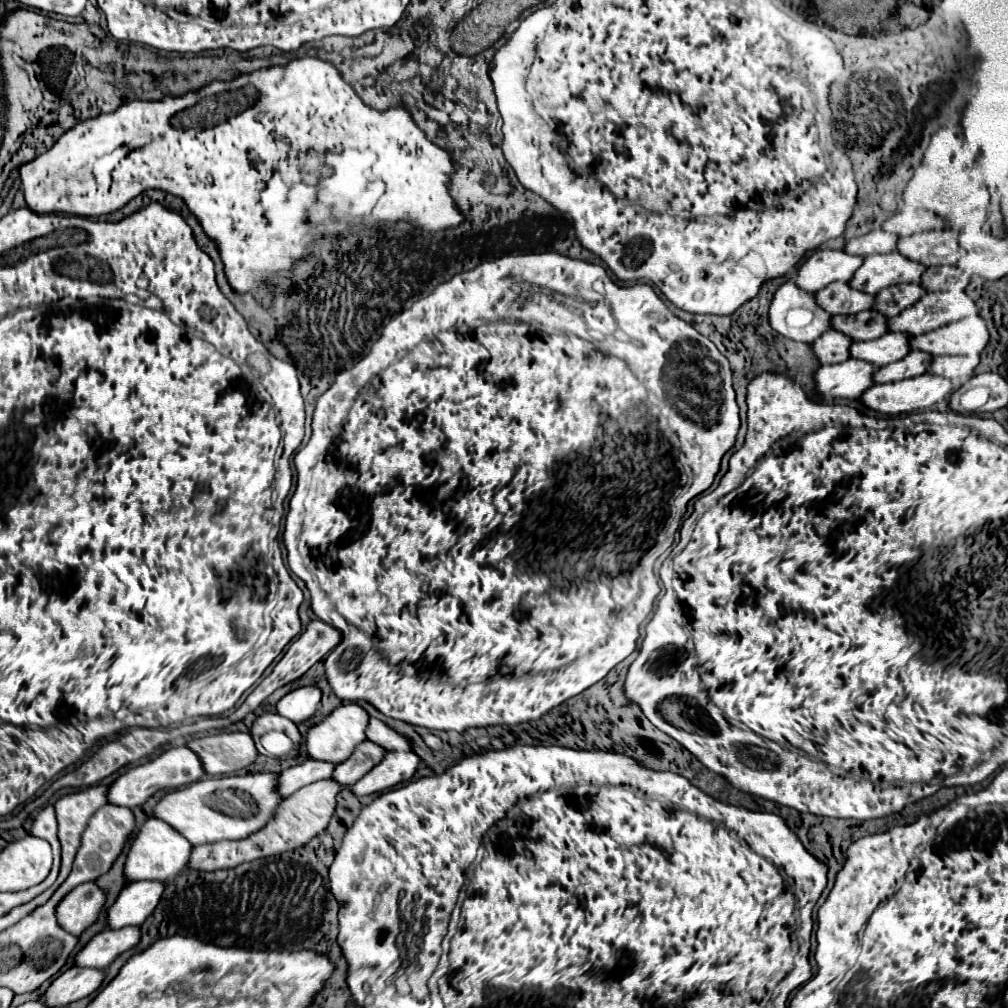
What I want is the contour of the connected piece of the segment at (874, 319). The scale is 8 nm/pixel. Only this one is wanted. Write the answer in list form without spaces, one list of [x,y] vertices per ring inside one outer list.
[[[860,311],[856,315],[836,315],[830,317],[830,329],[844,333],[852,341],[870,341],[886,333],[884,329],[886,317],[880,317],[880,313]]]

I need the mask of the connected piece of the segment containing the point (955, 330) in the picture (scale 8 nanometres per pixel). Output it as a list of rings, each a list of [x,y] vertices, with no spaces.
[[[978,315],[964,317],[920,337],[912,337],[910,347],[930,355],[978,355],[988,343],[988,329]]]

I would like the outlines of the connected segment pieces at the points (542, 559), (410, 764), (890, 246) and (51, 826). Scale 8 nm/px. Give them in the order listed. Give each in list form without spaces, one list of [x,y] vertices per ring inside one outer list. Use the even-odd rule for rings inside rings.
[[[550,251],[486,261],[438,285],[432,295],[392,319],[370,353],[336,377],[316,403],[310,441],[296,455],[298,485],[290,499],[282,537],[288,549],[288,567],[306,583],[312,611],[342,633],[340,643],[324,661],[332,691],[344,701],[366,701],[386,717],[410,725],[462,733],[470,727],[518,725],[540,719],[552,707],[592,687],[636,649],[640,623],[650,615],[654,597],[660,593],[656,577],[654,581],[642,579],[644,565],[648,565],[646,555],[654,549],[656,561],[670,549],[688,501],[714,483],[722,457],[736,443],[738,429],[740,419],[728,359],[710,339],[678,319],[648,283],[622,287],[608,277],[604,267]],[[522,281],[529,295],[535,296],[539,288],[551,294],[550,300],[543,294],[536,302],[517,303],[517,293],[523,294]],[[555,295],[568,297],[568,302],[551,301]],[[696,353],[706,353],[718,365],[718,373],[710,377],[708,369],[696,361]],[[674,363],[688,363],[684,365],[688,373],[666,373],[666,369],[678,369]]]
[[[412,751],[388,753],[388,757],[384,757],[384,761],[380,761],[378,765],[374,765],[362,779],[358,779],[350,787],[350,791],[356,797],[364,797],[364,795],[372,795],[372,793],[390,789],[394,785],[406,783],[410,781],[418,765],[420,765],[420,757],[416,757],[416,753]]]
[[[880,229],[870,231],[862,237],[854,237],[846,243],[844,251],[858,255],[858,257],[868,257],[874,253],[892,253],[898,237],[892,237],[892,233],[884,233]]]
[[[46,805],[38,813],[38,817],[36,817],[34,825],[32,825],[30,835],[40,837],[40,839],[46,839],[52,845],[52,851],[54,851],[54,865],[52,865],[52,871],[50,871],[52,875],[56,875],[58,873],[58,867],[60,867],[60,843],[58,843],[56,831],[58,831],[58,823],[56,823],[56,815],[54,815],[54,807],[52,805]]]

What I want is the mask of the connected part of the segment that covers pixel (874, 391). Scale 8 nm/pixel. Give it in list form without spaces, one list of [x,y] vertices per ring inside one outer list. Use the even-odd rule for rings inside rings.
[[[920,375],[896,383],[872,385],[860,397],[860,403],[876,413],[902,415],[916,409],[928,409],[952,391],[952,383],[936,375]]]

